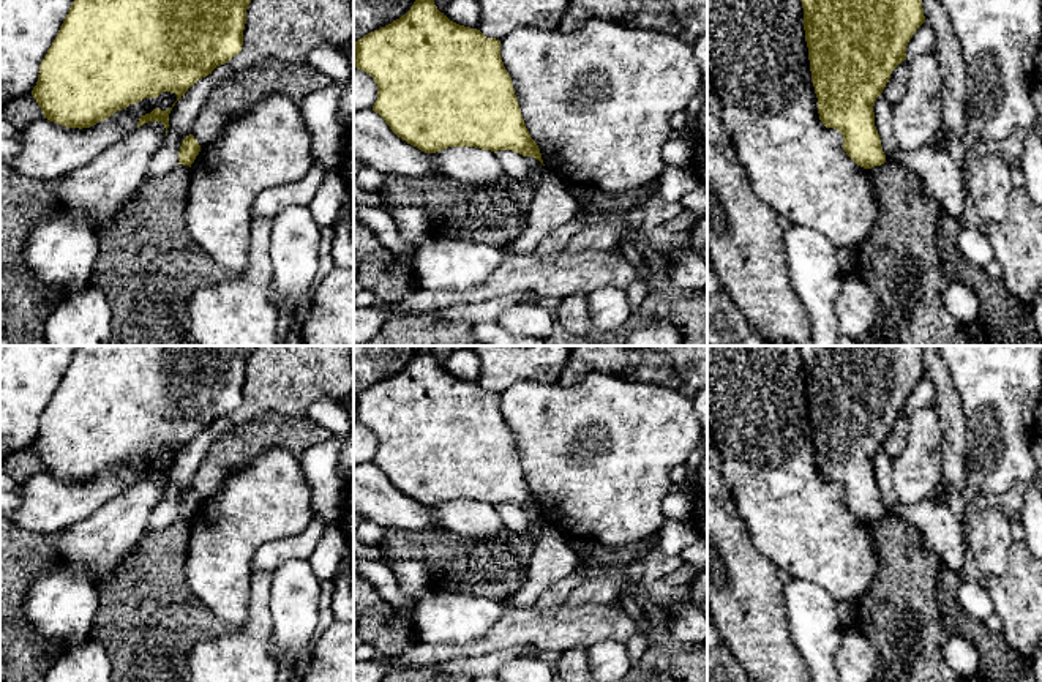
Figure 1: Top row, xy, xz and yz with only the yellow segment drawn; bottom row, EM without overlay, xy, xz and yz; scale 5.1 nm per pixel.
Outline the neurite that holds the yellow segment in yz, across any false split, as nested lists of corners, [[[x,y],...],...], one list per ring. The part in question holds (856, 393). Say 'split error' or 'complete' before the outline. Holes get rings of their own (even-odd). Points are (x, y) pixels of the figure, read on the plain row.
complete; [[[799,346],[811,436],[819,474],[838,483],[843,504],[860,521],[886,516],[873,459],[892,425],[906,414],[906,399],[925,376],[922,346]]]

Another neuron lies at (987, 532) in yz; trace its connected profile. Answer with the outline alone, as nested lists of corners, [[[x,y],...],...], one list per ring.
[[[998,505],[968,508],[965,540],[979,579],[1007,571],[1009,549],[1015,538],[1010,518]]]

